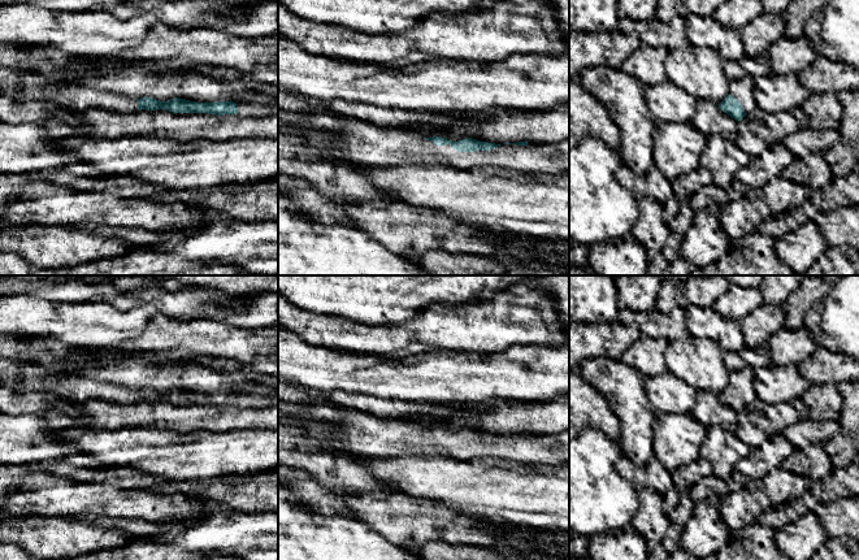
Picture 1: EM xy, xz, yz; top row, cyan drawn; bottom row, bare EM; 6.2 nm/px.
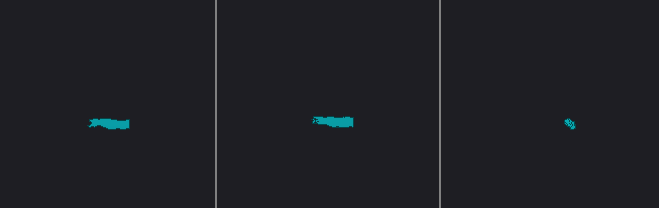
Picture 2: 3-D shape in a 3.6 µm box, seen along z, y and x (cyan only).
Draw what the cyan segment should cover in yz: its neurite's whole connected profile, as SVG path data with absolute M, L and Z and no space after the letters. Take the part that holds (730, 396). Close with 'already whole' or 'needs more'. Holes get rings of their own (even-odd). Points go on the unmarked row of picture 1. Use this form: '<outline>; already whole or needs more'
M751 366L729 373L729 386L719 395L719 399L736 412L743 411L746 405L756 400L752 381L754 369Z; needs more

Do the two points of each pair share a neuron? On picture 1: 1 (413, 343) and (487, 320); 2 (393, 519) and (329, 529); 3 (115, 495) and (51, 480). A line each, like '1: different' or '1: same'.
1: same
2: different
3: same

